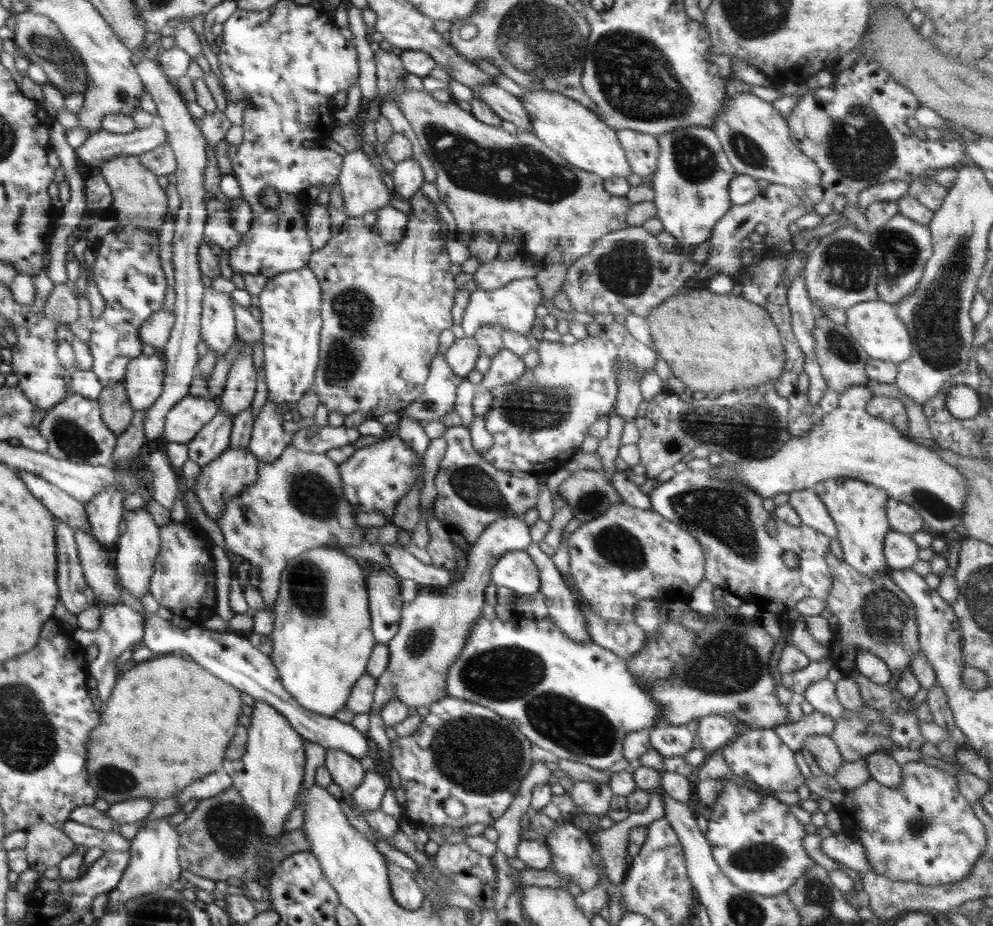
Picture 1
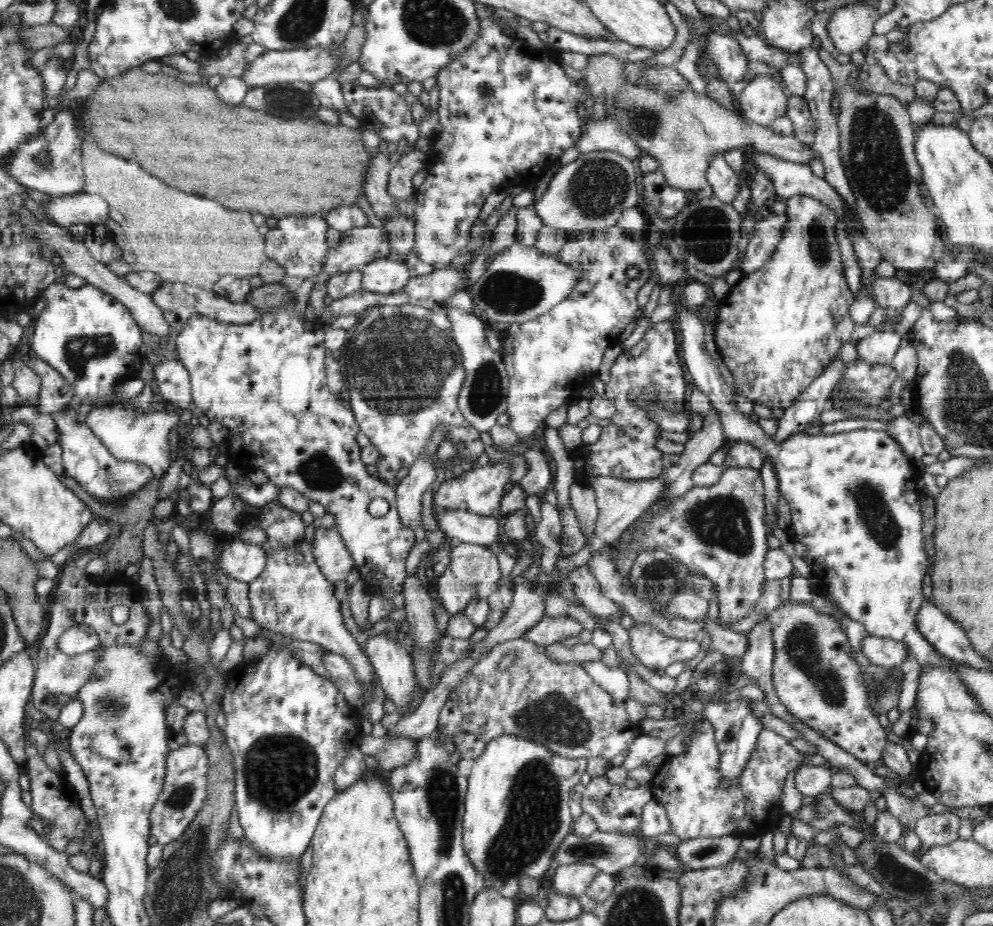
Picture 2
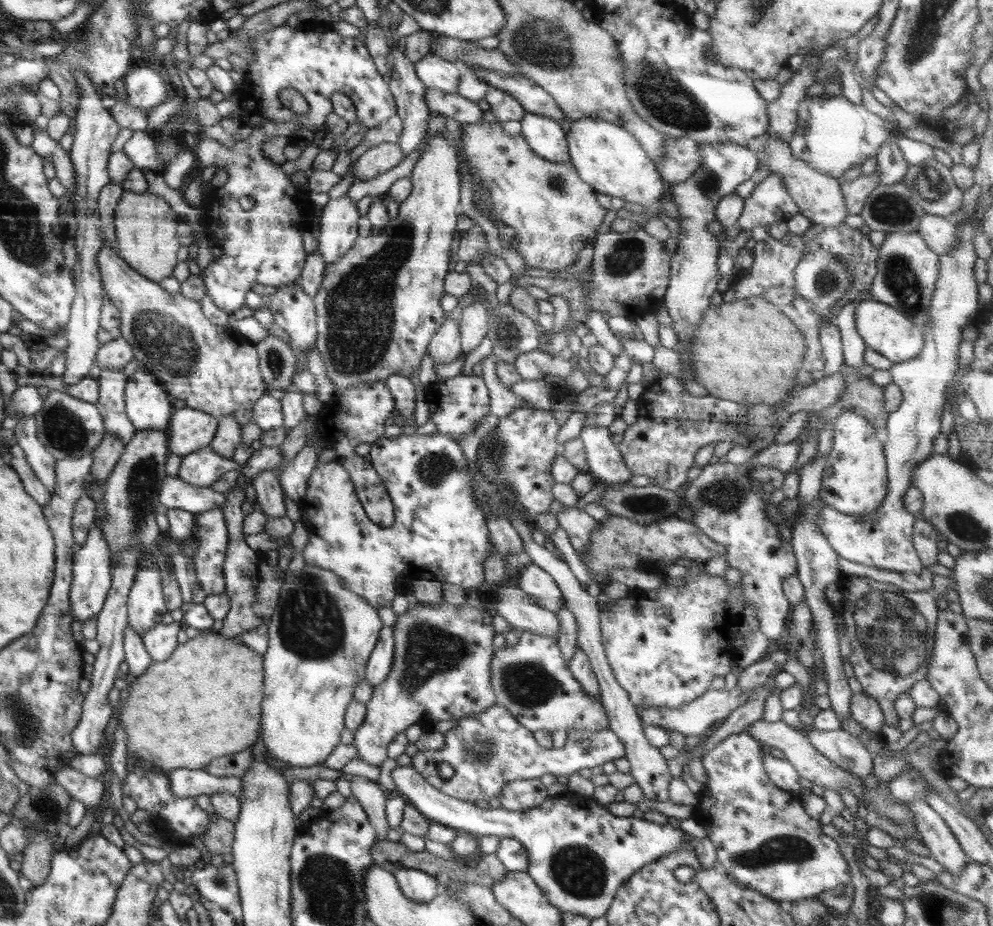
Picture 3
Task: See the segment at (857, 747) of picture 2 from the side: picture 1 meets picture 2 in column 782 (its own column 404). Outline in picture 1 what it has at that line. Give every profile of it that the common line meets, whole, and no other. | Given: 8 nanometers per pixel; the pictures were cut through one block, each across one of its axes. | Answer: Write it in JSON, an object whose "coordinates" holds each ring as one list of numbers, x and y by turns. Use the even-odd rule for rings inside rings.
{"coordinates":[[510,516,493,522,482,532,478,540,468,551,466,571,462,574,462,579,457,581,454,590,450,592,419,592,414,600,403,603,401,608,401,619,398,632,387,644,390,656,386,670,376,679,376,690,374,692,374,702,371,706,372,711,380,713,382,707,390,701,402,701,408,707,427,707,434,702,444,699,444,685,449,668,458,660,462,654,464,645,471,633,473,624,483,616,482,607,484,601,484,588,491,584,491,570,494,563,500,556,514,550,525,550,532,542,530,528,522,517]]}

